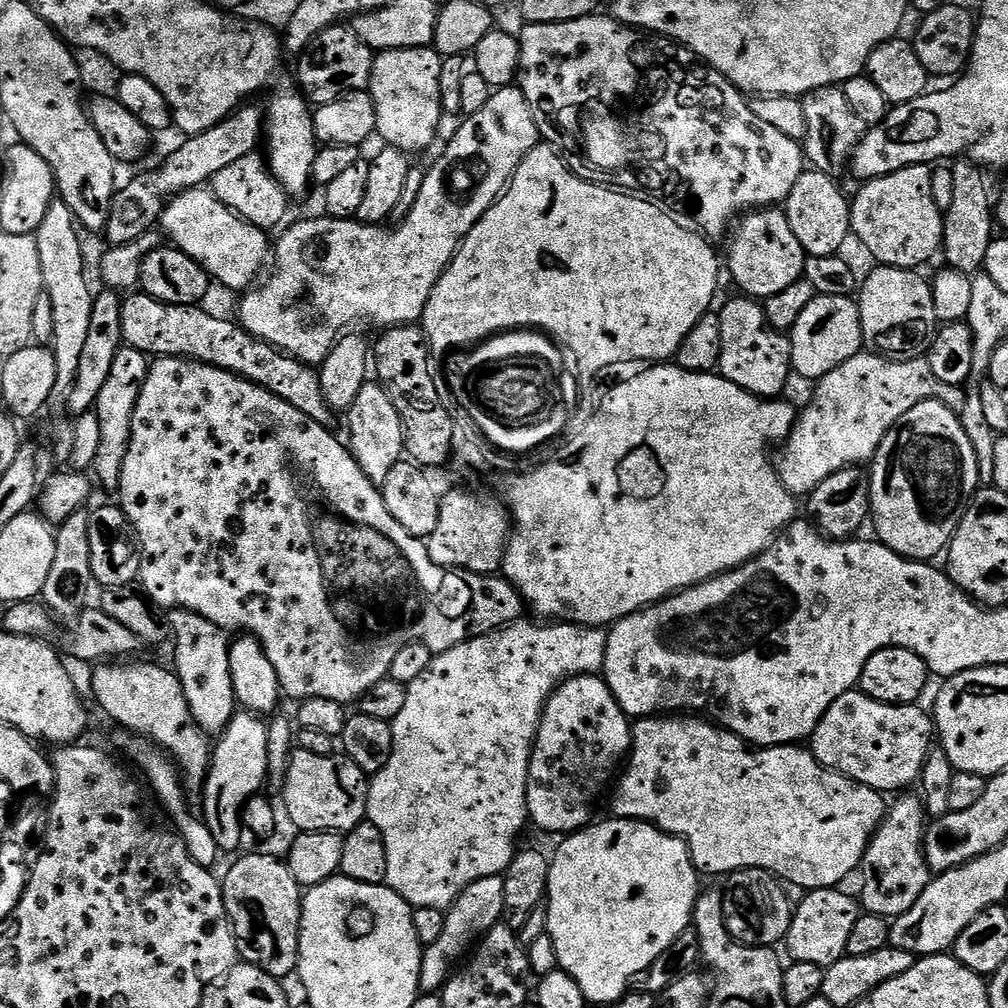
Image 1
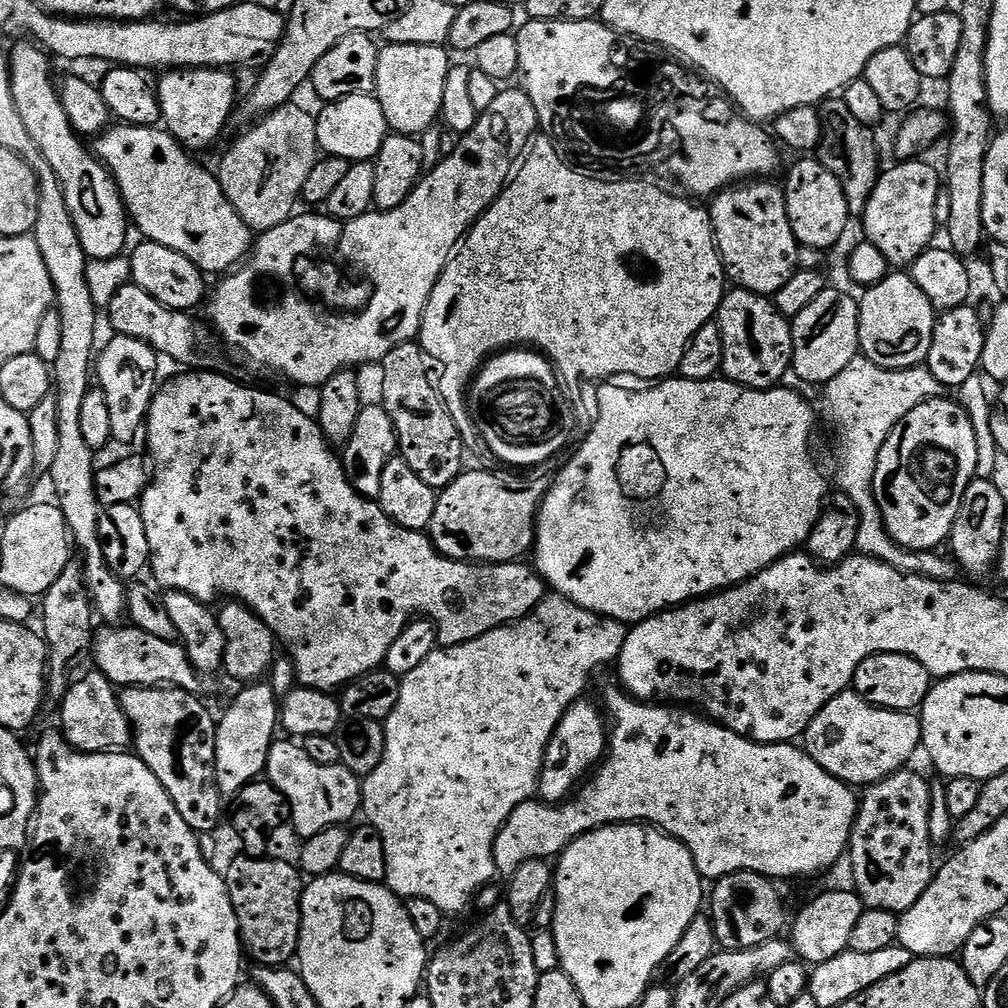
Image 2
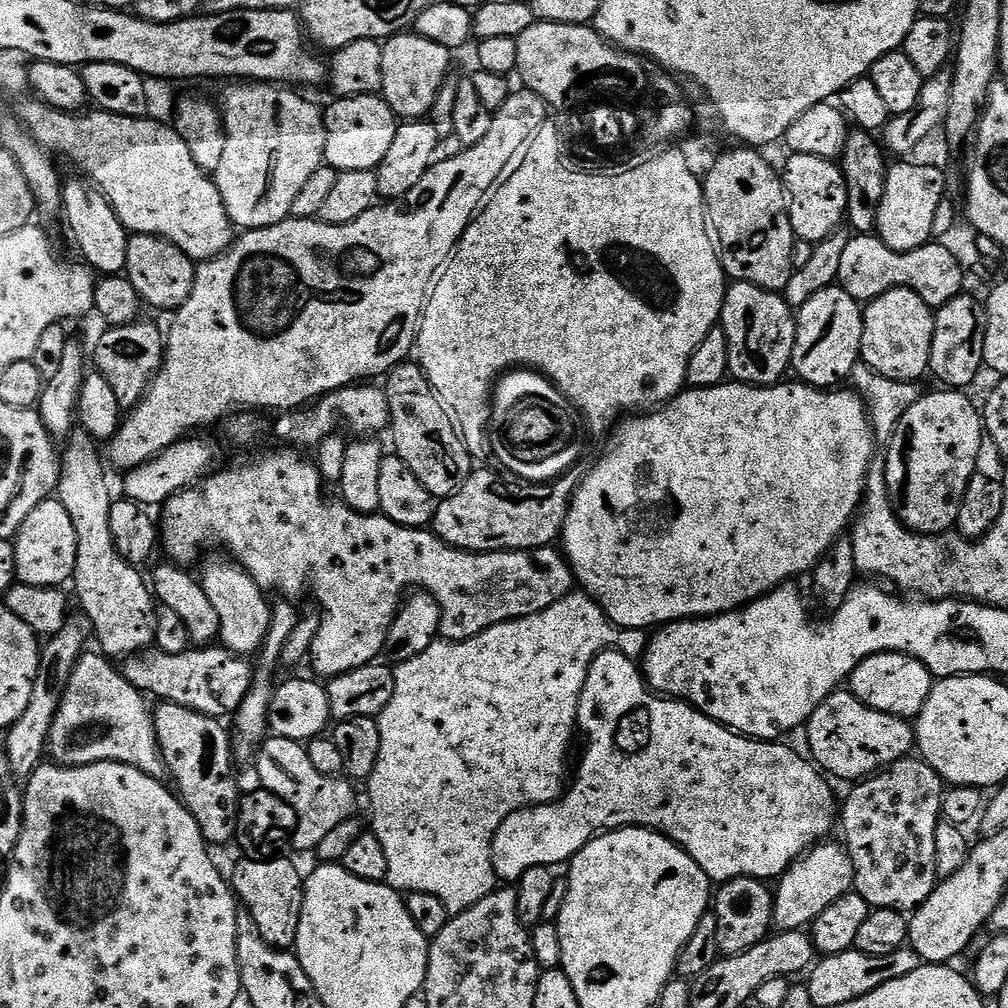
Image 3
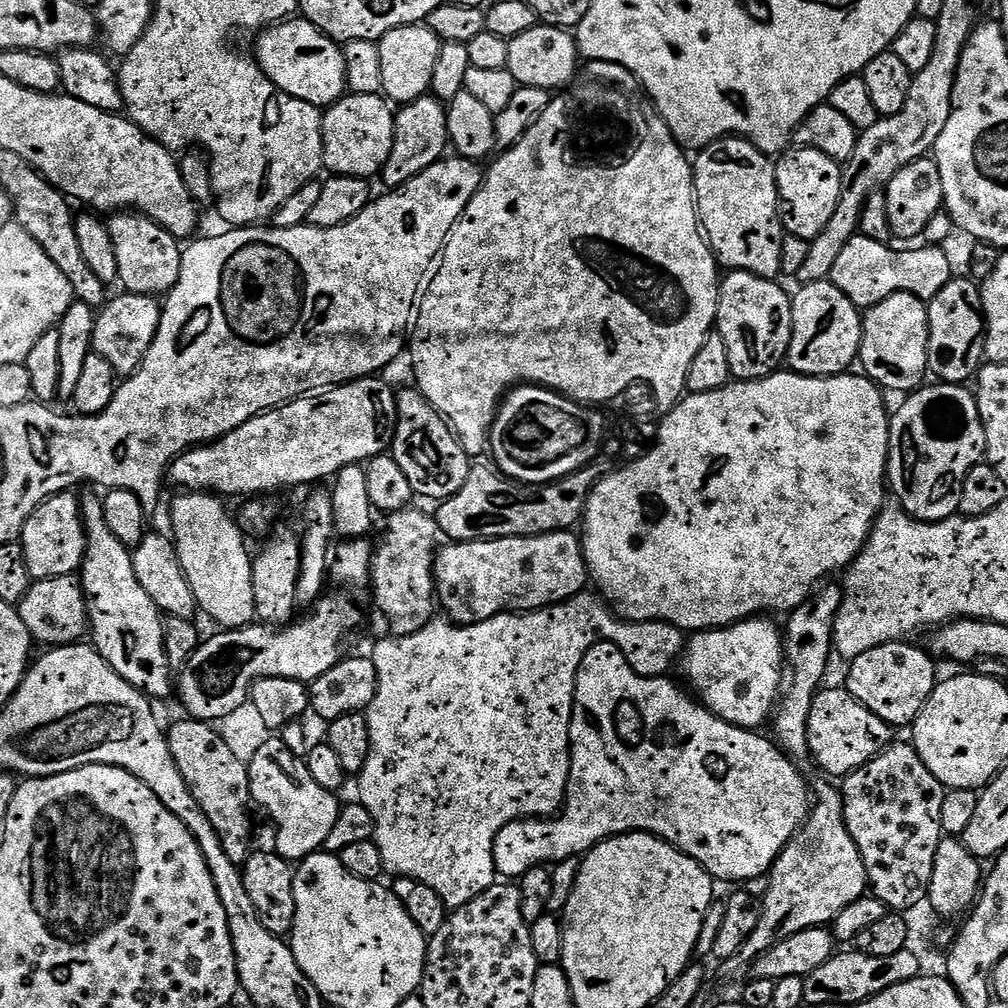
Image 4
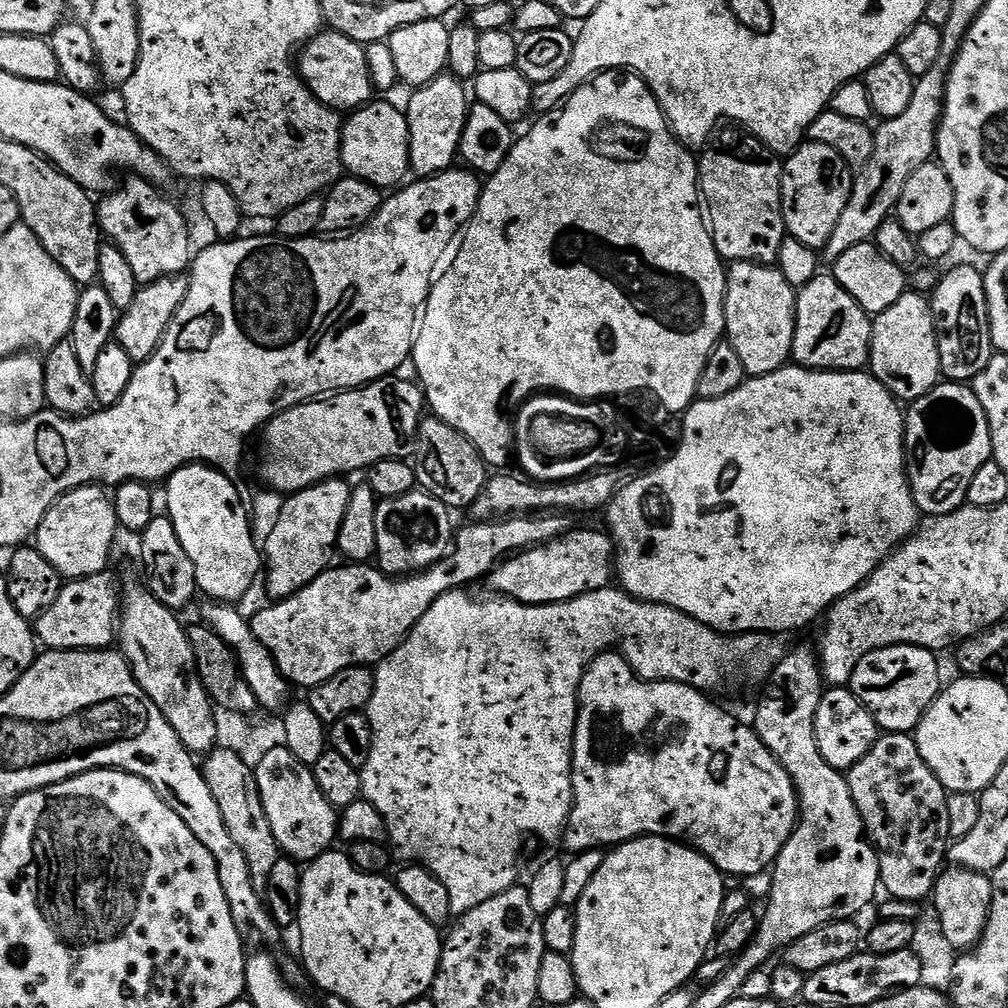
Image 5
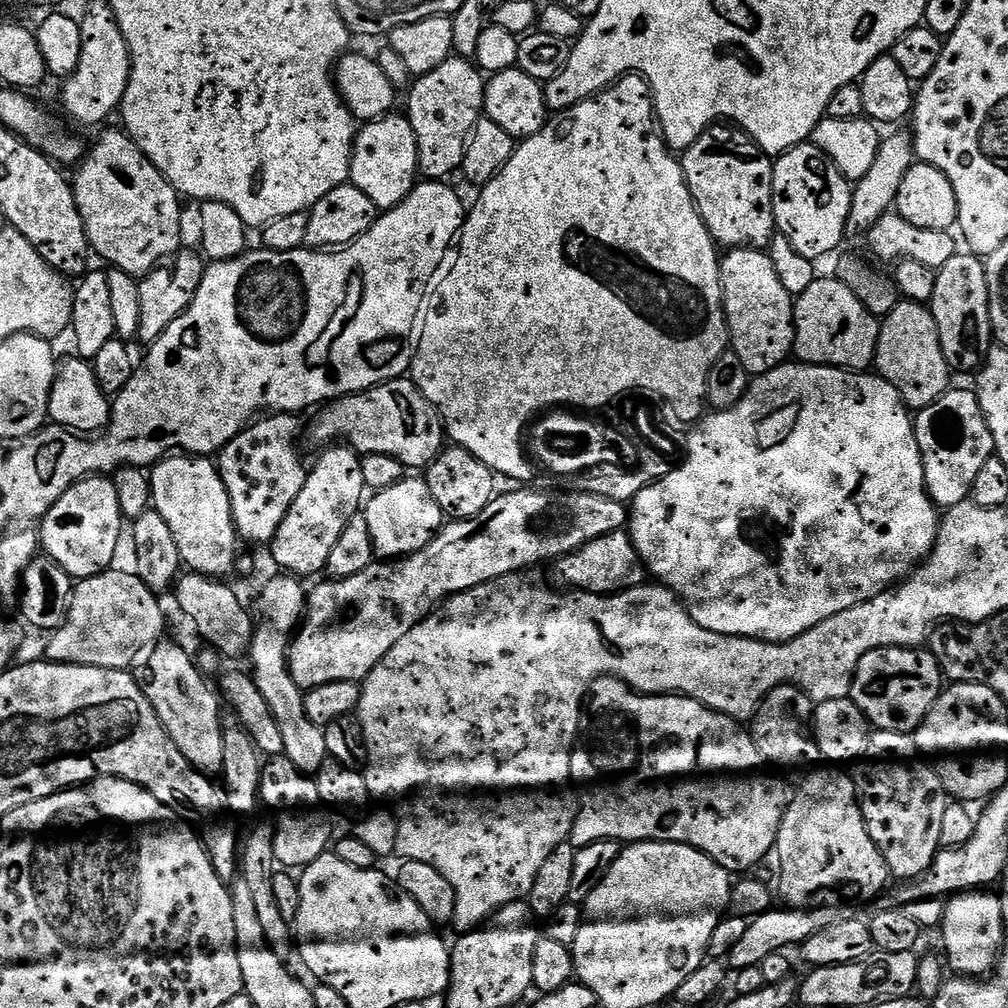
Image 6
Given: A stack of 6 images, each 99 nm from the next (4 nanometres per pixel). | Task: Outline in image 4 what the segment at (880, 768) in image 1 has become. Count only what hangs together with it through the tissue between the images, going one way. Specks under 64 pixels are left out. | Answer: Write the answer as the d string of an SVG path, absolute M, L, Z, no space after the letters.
M847 687L828 688L817 692L808 719L808 750L811 759L820 763L824 772L843 778L893 743L893 729L878 714L862 706L848 693Z

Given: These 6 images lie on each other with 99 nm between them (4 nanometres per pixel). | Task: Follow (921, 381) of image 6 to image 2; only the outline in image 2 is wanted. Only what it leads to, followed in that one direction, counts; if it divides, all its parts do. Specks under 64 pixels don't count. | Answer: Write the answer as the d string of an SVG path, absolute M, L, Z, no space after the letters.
M907 271L888 274L869 287L858 303L860 352L866 359L883 368L915 368L927 361L938 313Z

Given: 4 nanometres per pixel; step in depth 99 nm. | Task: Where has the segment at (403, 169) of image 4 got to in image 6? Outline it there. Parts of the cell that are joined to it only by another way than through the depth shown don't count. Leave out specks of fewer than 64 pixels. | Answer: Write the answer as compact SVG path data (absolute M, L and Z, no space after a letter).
M449 58L407 89L406 115L414 126L420 163L418 172L424 180L444 182L463 169L468 140L474 126L482 119L485 83L485 73L471 59Z

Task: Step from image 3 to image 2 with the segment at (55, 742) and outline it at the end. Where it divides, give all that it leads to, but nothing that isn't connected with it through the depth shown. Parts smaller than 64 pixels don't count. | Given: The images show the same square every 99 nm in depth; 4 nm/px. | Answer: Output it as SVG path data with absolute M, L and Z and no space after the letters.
M92 670L89 676L77 679L59 709L62 731L72 747L80 752L115 752L133 743L132 723L120 705L117 689L102 673Z

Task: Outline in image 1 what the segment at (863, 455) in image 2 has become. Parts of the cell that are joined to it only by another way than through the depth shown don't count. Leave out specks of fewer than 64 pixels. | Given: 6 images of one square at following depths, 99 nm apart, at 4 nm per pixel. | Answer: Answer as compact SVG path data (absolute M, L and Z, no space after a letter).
M861 350L857 356L842 362L830 374L826 374L815 385L816 393L812 401L799 413L798 419L788 439L783 441L784 457L778 460L780 480L789 493L797 498L803 497L806 492L804 480L815 482L826 478L838 468L859 465L861 462L871 461L876 454L876 447L886 438L886 434L918 402L927 400L940 400L943 404L951 405L952 400L963 401L965 389L961 386L950 386L941 382L930 370L927 359L924 358L889 358L879 355L871 350Z

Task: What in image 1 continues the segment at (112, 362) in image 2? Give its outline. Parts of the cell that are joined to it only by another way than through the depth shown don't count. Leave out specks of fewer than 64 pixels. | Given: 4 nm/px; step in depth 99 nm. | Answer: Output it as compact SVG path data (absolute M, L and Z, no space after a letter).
M122 346L118 354L114 354L114 366L110 366L110 378L102 386L102 394L96 399L95 414L102 426L102 442L98 446L98 458L94 465L94 473L100 484L112 494L119 493L122 462L126 458L126 450L132 433L134 422L134 406L138 406L138 394L148 377L149 357L143 352Z

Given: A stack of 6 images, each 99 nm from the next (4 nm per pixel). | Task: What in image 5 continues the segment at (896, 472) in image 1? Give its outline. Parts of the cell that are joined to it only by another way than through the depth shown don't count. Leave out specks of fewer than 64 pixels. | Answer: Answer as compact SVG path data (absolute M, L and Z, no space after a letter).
M941 382L922 398L911 401L904 417L904 455L912 497L925 517L945 516L965 507L970 481L974 479L974 474L978 474L978 466L992 459L992 435L988 419L982 402L967 383Z

